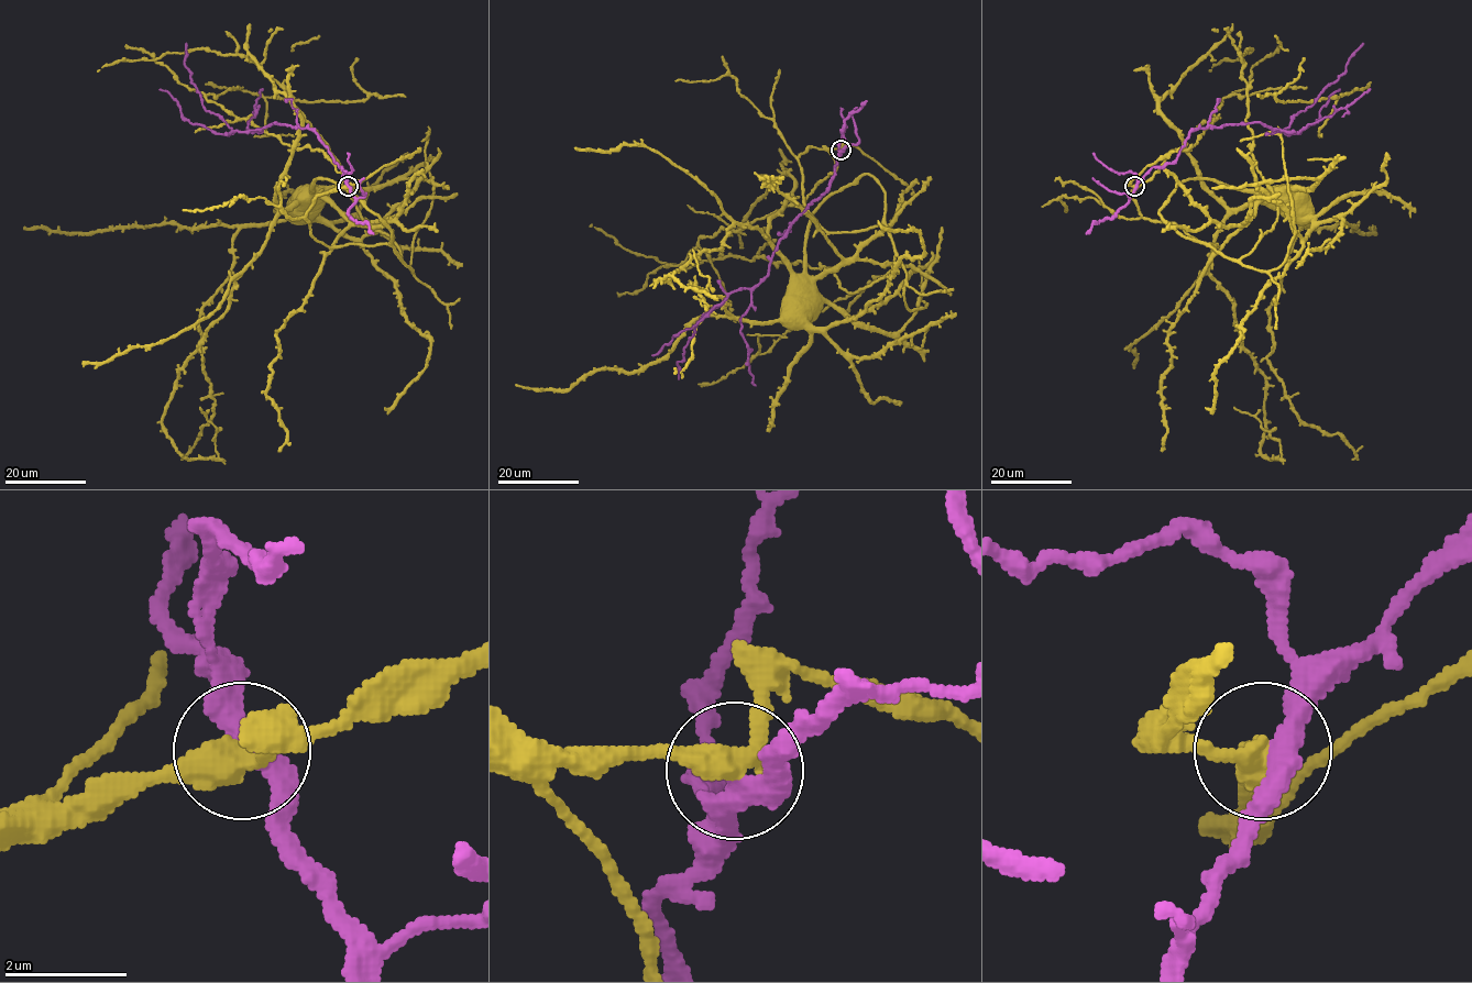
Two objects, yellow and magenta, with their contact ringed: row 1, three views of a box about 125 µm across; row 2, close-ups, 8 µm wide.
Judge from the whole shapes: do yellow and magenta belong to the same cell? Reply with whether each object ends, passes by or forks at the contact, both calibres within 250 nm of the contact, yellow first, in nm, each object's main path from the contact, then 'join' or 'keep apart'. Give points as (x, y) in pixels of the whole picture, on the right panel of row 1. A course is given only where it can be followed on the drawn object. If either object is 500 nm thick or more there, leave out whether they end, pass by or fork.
yellow passes by | magenta passes by | 400/360 nm | yellow via (1134, 186), (1142, 218), (1212, 246), (1159, 214), (1182, 181), (1282, 197) | magenta via (1135, 186), (1153, 167), (1171, 164), (1192, 131), (1258, 122), (1274, 131), (1286, 129), (1343, 74), (1363, 43) | keep apart

